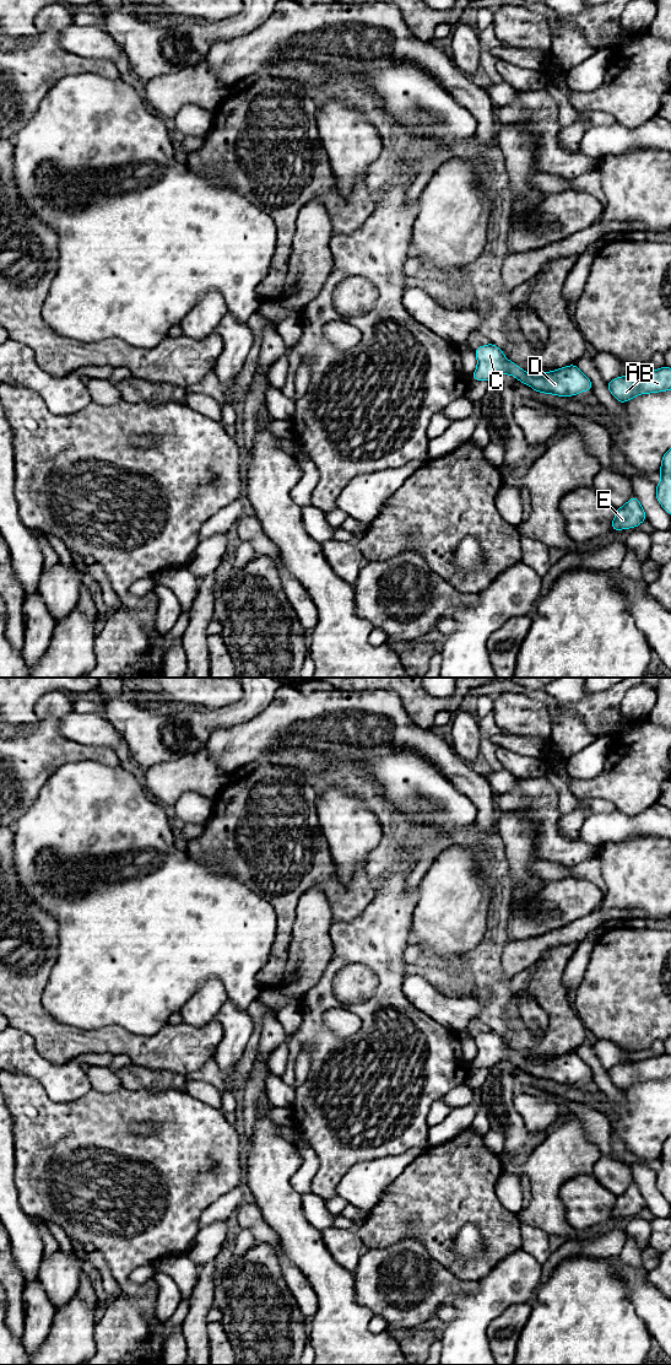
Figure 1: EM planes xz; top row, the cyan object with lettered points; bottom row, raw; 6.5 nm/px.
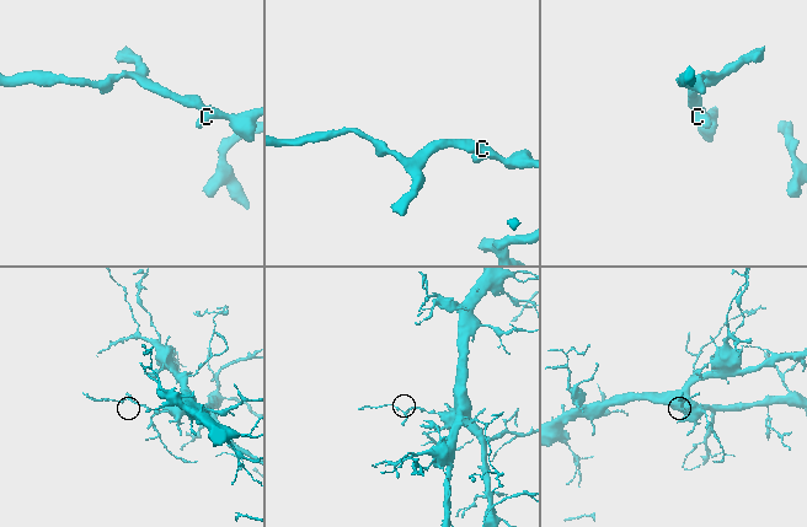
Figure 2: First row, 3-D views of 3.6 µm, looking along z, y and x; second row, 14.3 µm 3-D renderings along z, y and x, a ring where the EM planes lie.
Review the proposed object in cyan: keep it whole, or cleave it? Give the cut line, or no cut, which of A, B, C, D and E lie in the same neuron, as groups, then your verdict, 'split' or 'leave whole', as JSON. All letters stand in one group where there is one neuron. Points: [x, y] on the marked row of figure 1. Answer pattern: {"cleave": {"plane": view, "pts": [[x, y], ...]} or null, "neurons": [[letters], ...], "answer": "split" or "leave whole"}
{"cleave": null, "neurons": [["A", "B", "C", "D", "E"]], "answer": "leave whole"}

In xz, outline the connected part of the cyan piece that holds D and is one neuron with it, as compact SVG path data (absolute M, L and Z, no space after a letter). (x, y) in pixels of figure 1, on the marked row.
M493 344L475 350L477 367L471 379L491 381L499 374L512 374L534 390L559 396L572 396L592 389L591 381L574 365L537 376L525 372L507 360L503 351Z

